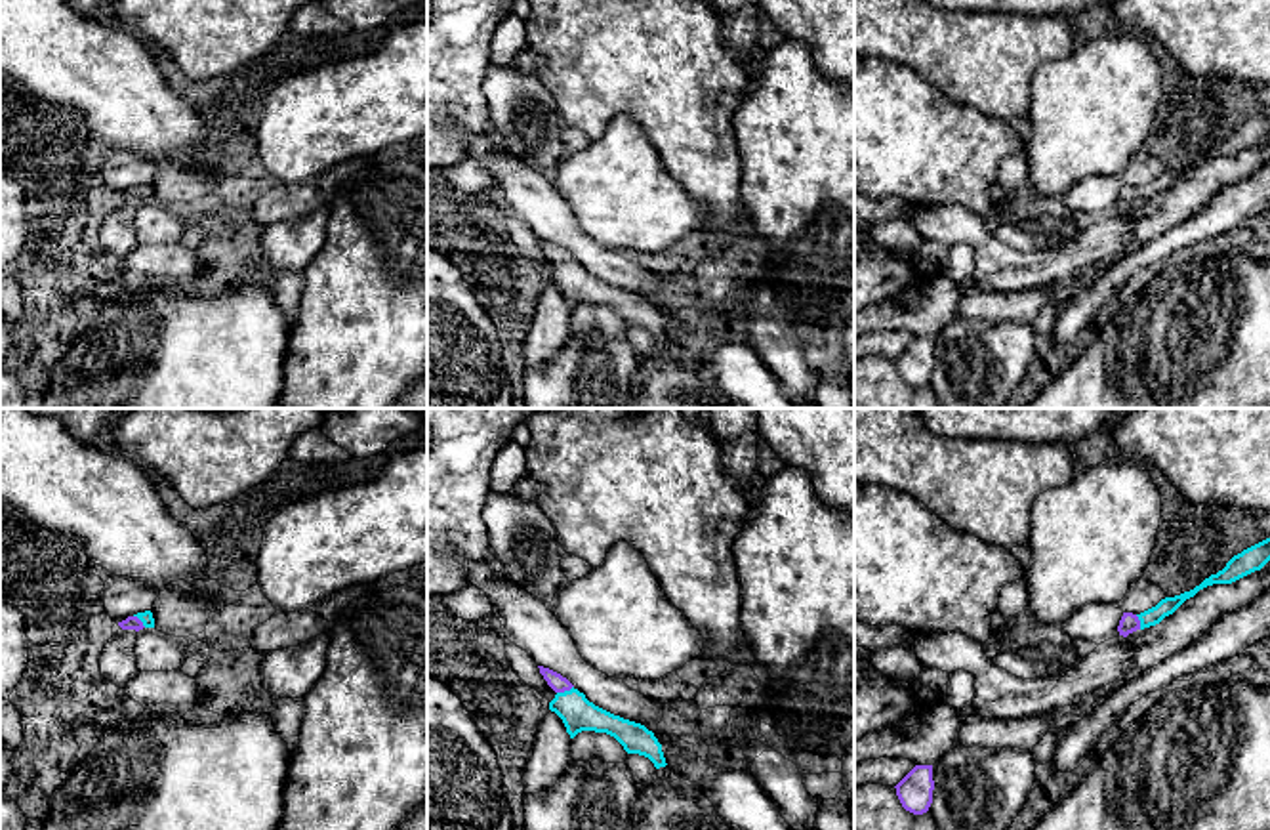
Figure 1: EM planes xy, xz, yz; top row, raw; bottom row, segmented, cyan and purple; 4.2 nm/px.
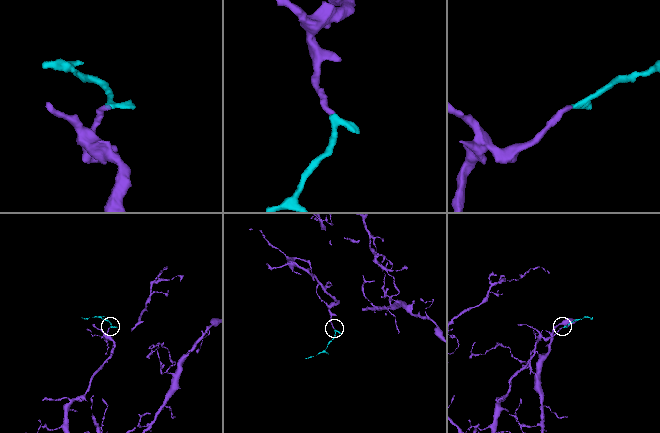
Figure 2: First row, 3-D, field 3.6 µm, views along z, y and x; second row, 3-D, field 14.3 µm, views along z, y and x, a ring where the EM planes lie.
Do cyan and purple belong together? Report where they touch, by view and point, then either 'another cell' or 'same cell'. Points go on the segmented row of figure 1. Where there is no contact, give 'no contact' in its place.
meets cyan in xz at (565, 691); same cell

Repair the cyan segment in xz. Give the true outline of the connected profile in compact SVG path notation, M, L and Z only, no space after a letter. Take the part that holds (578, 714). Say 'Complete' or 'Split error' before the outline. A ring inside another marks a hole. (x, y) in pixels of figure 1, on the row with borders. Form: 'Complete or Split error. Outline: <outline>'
Split error. Outline: M543 666L538 668L547 685L557 693L549 702L549 710L563 719L570 738L582 731L606 733L614 737L627 754L648 757L656 769L667 765L662 744L652 731L595 706L561 674Z

